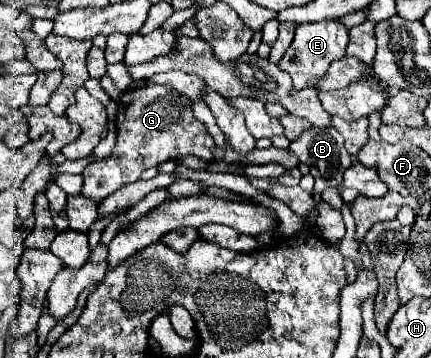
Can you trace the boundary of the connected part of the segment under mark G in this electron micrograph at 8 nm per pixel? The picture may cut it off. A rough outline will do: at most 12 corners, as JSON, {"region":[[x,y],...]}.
{"region":[[167,84],[123,92],[117,146],[83,170],[101,202],[145,168],[193,154],[213,138],[191,100]]}

